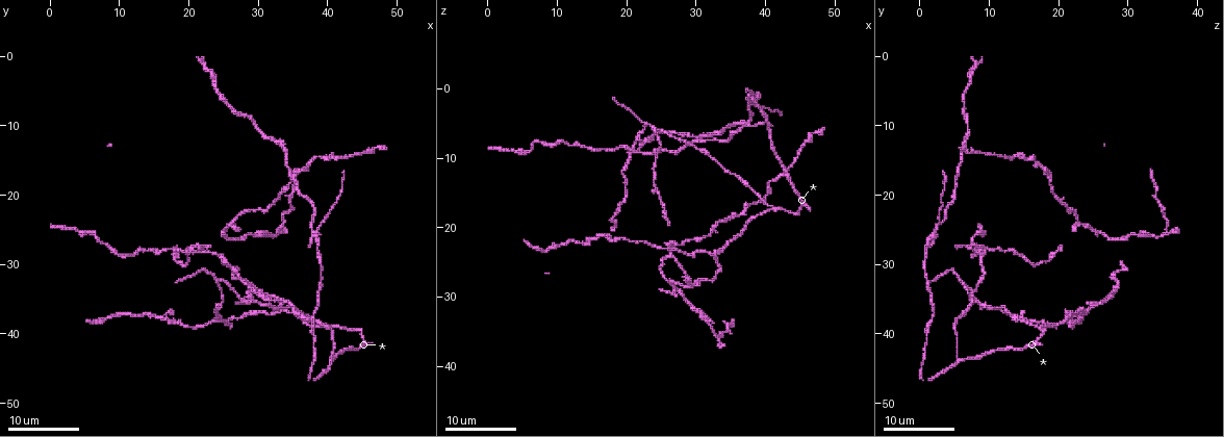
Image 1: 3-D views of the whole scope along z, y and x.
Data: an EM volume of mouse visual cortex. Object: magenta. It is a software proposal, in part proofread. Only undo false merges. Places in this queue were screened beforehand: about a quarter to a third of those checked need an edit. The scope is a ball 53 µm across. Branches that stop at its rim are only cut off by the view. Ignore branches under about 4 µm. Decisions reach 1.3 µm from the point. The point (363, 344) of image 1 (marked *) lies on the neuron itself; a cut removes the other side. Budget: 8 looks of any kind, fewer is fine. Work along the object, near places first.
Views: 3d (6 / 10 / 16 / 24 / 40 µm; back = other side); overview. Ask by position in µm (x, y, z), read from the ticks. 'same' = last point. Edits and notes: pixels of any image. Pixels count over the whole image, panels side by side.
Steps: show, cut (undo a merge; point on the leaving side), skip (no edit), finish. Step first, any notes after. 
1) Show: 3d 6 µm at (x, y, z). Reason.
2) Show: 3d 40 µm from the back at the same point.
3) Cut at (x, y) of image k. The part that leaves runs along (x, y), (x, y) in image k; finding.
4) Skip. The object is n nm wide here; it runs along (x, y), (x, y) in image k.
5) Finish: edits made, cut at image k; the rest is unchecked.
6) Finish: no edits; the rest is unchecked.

Show: 3d 10 µm at (41.0, 39.0, 17.5). Three arms meet.

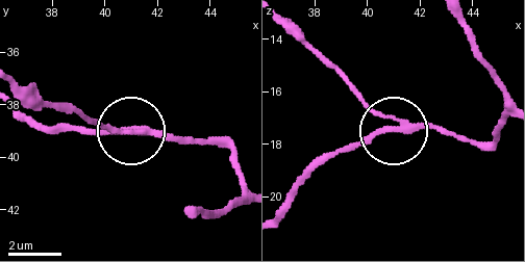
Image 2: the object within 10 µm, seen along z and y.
Show: 3d 10 µm from the back at (41.1, 39.0, 17.4).

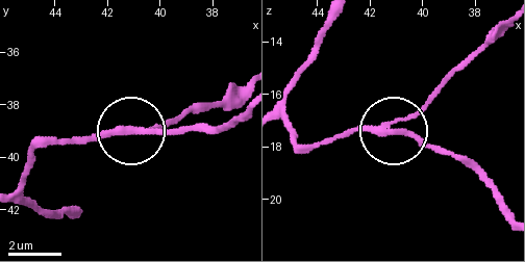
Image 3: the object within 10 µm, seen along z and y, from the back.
Skip. It runs along (24, 197), (36, 148), (182, 119) in image 3; one neuron here.

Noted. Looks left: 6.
Show: 3d 16 µm at (37.5, 25.0, 2.0). Looks like a crossing.

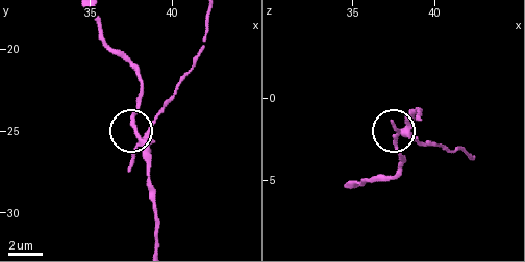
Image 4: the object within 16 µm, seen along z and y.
Cut at (132, 166) of image 4. The part that leaves runs along (144, 146), (149, 126), (201, 46), (206, 17) in image 4; two neurons meet here.

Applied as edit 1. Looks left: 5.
Show: overview.

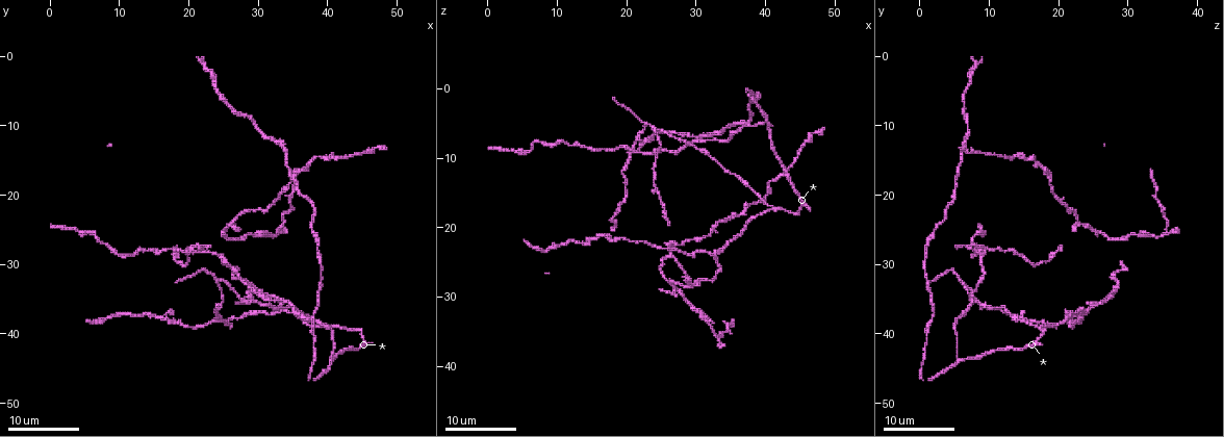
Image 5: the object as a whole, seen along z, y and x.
Show: 3d 6 µm at (24.0, 32.5, 6.0). A fork.

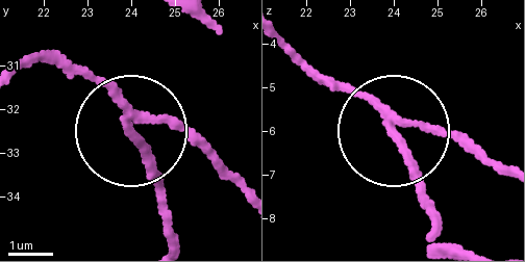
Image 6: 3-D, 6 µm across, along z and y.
Cut at (142, 156) of image 6. The object is 160 nm wide here; the part that leaves runs along (128, 107), (169, 237) in image 6; a second neuron is stuck on.

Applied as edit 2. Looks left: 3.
Show: 3d 16 µm at (20.5, 27.5, 9.0). Two arms at a narrow angle.

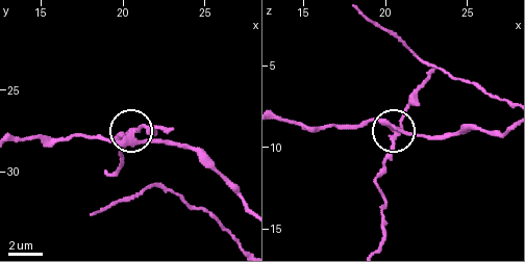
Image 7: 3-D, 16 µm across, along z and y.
Show: 3d 6 µm at (20.3, 27.6, 8.9). Closer look.

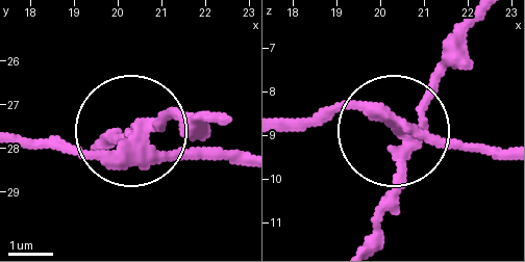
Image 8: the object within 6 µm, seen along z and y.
Cut at (175, 107) of image 8. The object is 280 nm wide here; the part that leaves runs along (406, 137), (380, 234) in image 8; two neurons meet here.

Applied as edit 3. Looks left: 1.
Finish: edits made, cut at image 4, cut at image 6, cut at image 8; the rest is unchecked.

